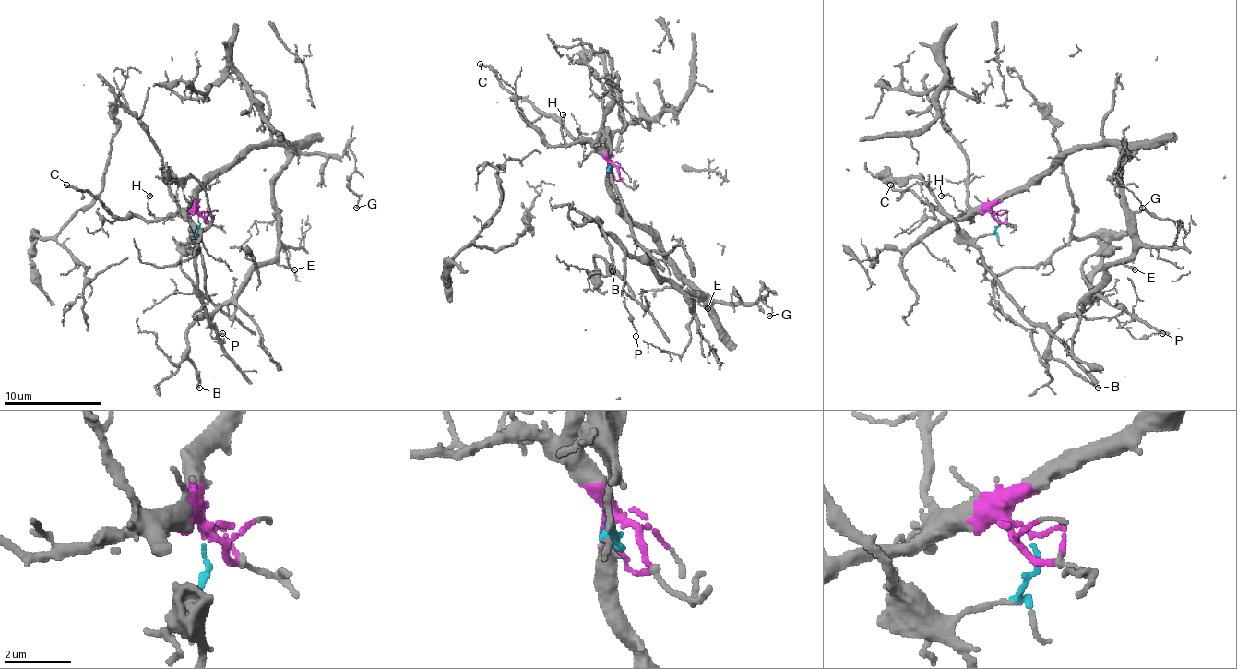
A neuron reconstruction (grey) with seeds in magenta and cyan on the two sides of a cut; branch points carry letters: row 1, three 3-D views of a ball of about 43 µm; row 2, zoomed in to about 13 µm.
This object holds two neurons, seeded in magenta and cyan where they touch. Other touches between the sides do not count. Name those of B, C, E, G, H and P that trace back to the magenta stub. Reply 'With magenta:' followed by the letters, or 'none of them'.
With magenta: B, C, E, G, H, P

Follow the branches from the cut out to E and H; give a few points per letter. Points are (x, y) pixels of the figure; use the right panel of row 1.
E: (996, 216), (994, 203), (1026, 191), (1079, 148), (1116, 145), (1133, 243), (1125, 264), (1135, 269)
H: (996, 216), (989, 210), (972, 210), (968, 216), (969, 218), (947, 194), (941, 196)

